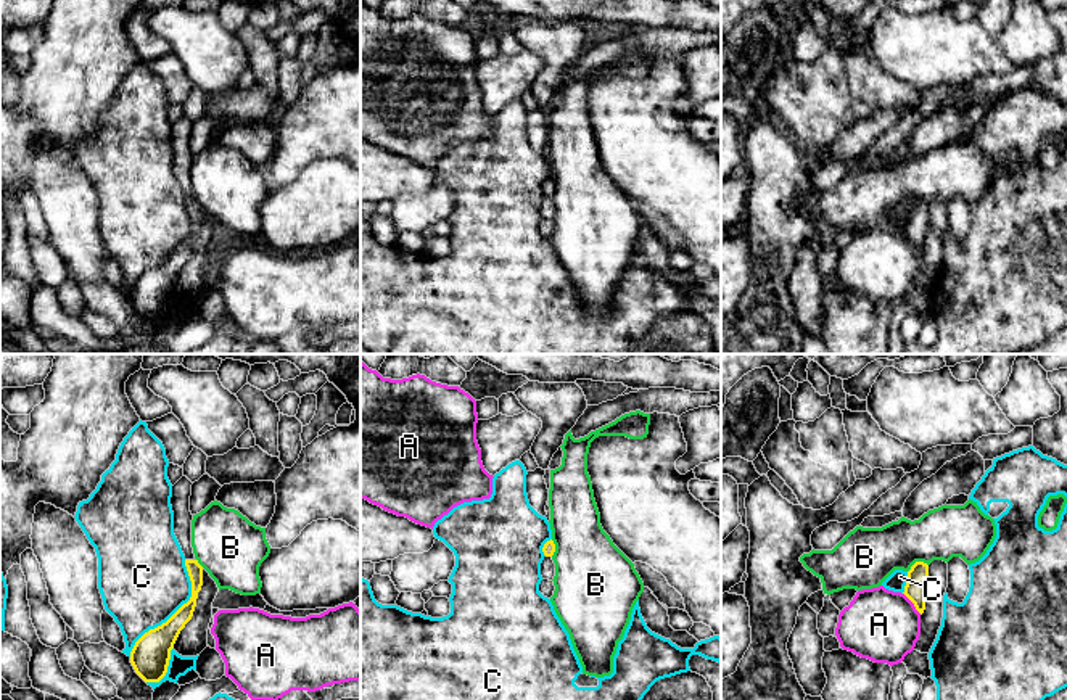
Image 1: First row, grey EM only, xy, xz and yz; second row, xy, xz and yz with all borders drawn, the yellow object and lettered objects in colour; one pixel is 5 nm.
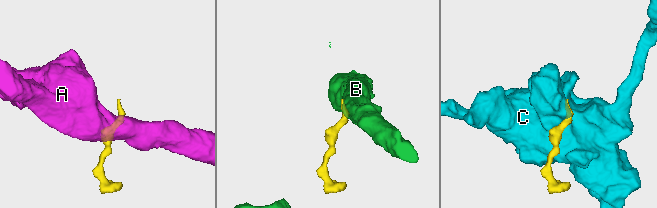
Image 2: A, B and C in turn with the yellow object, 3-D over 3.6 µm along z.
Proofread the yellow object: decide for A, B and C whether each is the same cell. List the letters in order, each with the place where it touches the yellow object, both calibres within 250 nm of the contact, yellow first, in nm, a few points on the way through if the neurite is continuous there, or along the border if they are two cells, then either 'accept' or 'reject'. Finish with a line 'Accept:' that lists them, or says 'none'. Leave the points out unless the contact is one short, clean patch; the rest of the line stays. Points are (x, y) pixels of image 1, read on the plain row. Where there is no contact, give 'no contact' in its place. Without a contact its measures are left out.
A: contact yz (913, 242); calibres 120 and 360 nm; border yz (903, 232), (921, 253); reject
B: contact yz (916, 201); calibres 120 and 300 nm; border yz (927, 203), (916, 201), (908, 211); reject
C: contact xy (176, 251); calibres 190 and 440 nm; reject
Accept: none

